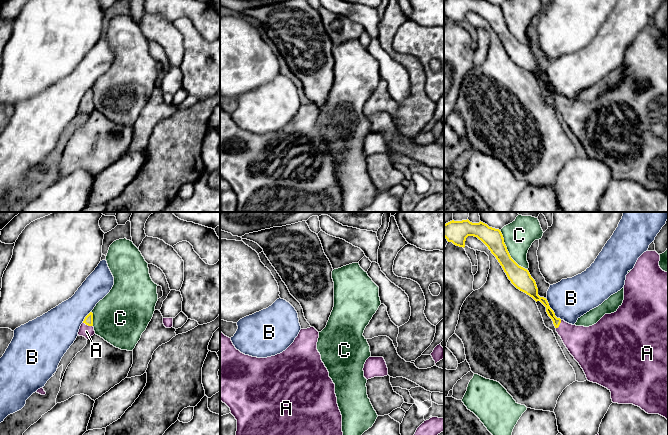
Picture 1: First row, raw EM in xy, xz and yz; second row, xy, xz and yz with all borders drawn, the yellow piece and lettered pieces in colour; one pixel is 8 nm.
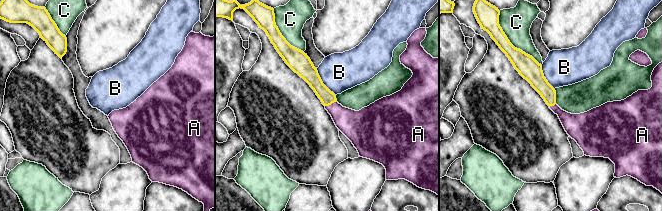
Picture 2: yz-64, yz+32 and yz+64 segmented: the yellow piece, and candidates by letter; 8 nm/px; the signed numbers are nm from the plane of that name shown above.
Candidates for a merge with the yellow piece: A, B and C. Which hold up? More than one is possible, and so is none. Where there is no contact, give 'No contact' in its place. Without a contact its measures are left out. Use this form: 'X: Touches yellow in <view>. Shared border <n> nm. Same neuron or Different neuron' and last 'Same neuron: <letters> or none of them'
A: Touches yellow in xy. Shared border 90 nm. Same neuron
B: Touches yellow in yz. Shared border 200 nm. Different neuron
C: Touches yellow in yz. Shared border 400 nm. Different neuron
Same neuron: A

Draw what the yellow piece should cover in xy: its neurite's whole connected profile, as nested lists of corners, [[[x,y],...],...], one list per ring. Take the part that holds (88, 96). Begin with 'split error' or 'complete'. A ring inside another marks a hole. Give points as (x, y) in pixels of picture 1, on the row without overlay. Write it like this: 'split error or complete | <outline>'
split error | [[[90,88],[80,102],[78,111],[85,113],[87,116],[95,110],[93,103],[93,89]]]

